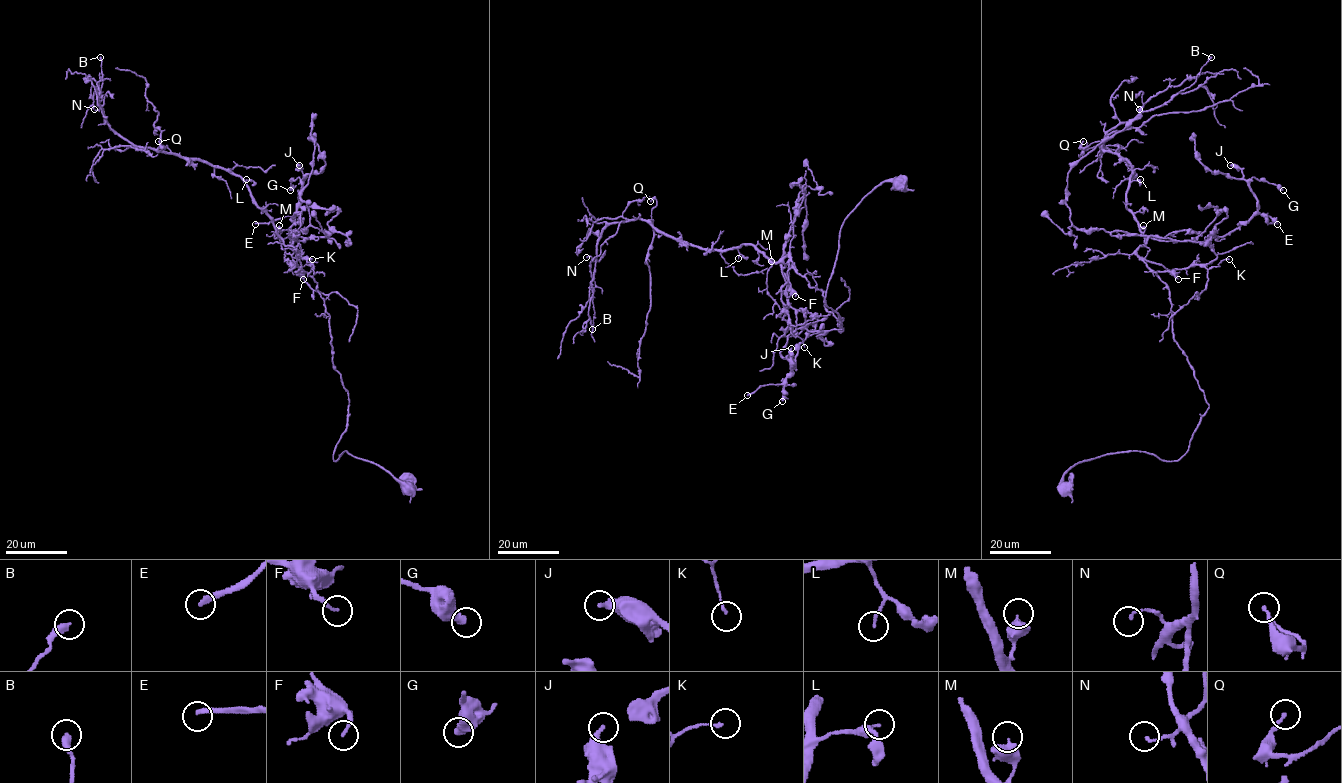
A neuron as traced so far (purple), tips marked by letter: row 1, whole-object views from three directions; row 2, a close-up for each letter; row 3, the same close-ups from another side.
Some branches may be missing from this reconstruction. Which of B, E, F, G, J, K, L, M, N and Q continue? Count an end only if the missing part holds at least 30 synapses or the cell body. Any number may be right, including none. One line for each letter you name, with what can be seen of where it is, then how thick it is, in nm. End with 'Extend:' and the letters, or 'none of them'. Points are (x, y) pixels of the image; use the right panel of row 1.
E: Place: (1277, 224). Thickness 240 nm
Extend: E

